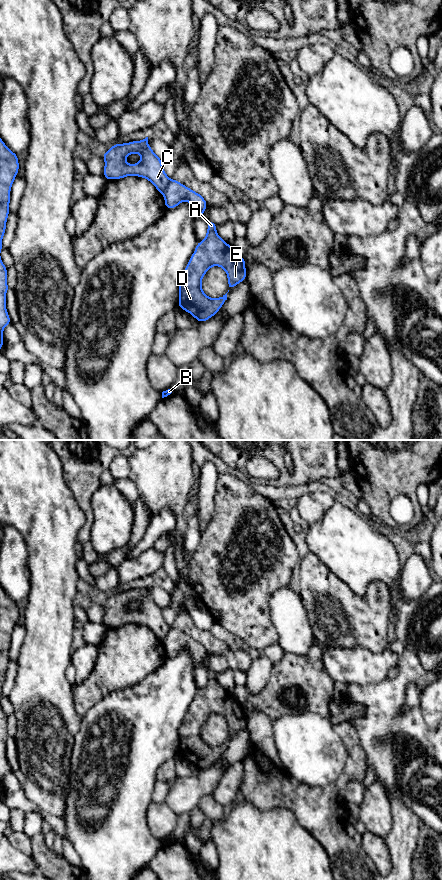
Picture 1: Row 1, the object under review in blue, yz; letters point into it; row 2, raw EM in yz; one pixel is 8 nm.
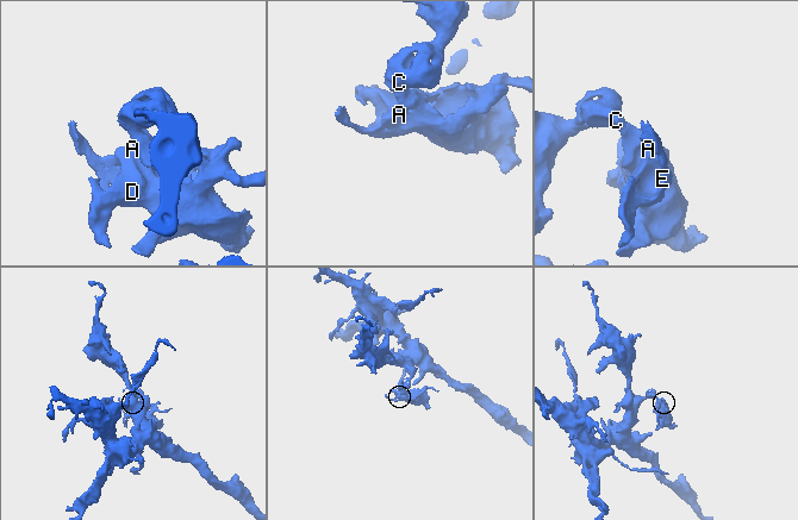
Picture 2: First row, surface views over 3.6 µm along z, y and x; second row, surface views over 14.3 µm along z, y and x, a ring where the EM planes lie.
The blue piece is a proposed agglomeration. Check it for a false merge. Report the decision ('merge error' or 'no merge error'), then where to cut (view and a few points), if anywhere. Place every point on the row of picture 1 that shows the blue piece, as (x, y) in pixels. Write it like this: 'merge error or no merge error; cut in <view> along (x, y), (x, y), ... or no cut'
merge error; cut in yz along (171, 179), (162, 193)

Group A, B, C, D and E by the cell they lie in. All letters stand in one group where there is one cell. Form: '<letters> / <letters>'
A B D E / C

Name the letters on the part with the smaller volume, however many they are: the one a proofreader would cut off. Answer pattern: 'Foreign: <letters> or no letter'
Foreign: A, B, D, E

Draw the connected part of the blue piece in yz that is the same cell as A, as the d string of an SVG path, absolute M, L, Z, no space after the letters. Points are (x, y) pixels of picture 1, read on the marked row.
M209 220L206 236L203 241L197 243L179 281L178 306L198 322L213 317L227 300L227 293L213 299L202 290L202 278L212 266L220 266L225 270L228 292L247 278L245 259L217 234L216 226Z

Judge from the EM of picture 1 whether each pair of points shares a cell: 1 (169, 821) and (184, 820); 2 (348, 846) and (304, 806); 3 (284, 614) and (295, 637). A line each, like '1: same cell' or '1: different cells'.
1: different cells
2: same cell
3: same cell

